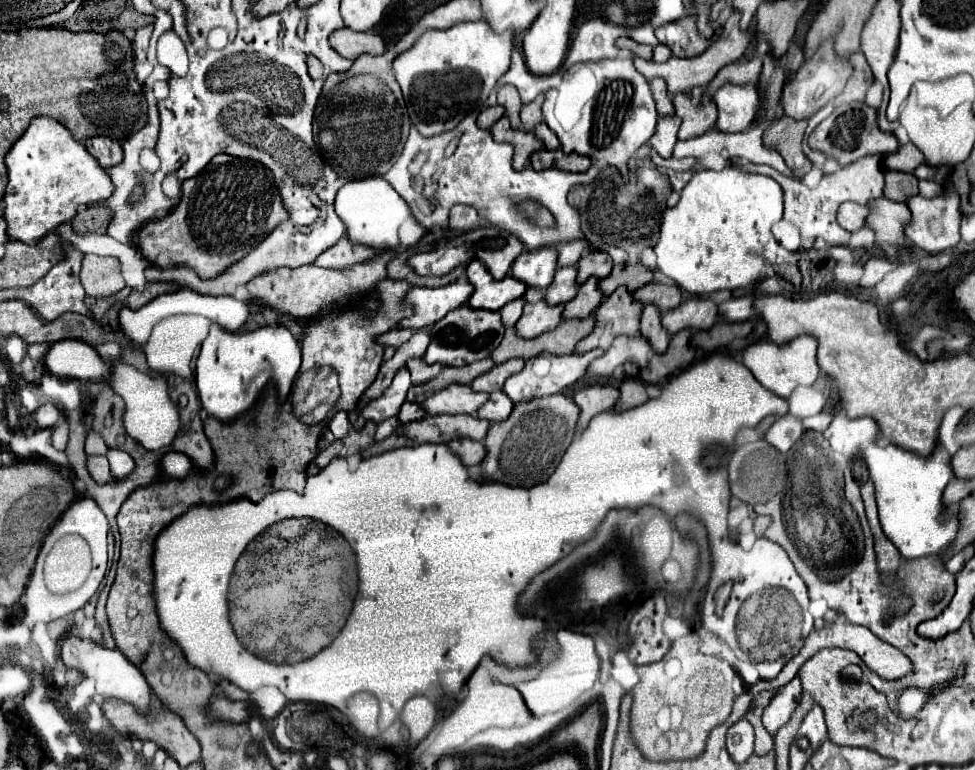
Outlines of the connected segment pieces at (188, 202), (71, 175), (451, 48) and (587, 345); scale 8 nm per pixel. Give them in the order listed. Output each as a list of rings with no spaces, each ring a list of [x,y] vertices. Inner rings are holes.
[[[217,155],[211,163],[193,179],[183,181],[183,197],[179,205],[161,221],[153,221],[139,231],[139,247],[141,253],[153,263],[155,267],[167,269],[175,265],[187,265],[199,273],[199,277],[213,279],[225,273],[233,263],[241,261],[245,255],[251,253],[271,233],[279,223],[289,219],[289,211],[285,209],[279,189],[273,181],[273,173],[257,163],[247,159],[237,159],[231,155]]]
[[[33,119],[9,149],[5,163],[9,169],[9,183],[3,197],[7,235],[27,245],[39,243],[47,233],[71,221],[81,205],[105,201],[115,191],[115,185],[97,159],[55,119]]]
[[[463,21],[445,31],[423,33],[419,41],[393,61],[411,123],[431,137],[453,129],[471,111],[485,107],[497,79],[509,69],[515,31],[495,33],[487,21]]]
[[[627,287],[615,289],[609,297],[603,299],[599,309],[595,311],[595,319],[599,321],[599,325],[595,327],[591,337],[585,337],[579,343],[577,353],[587,353],[587,351],[599,347],[599,339],[607,331],[613,337],[617,337],[617,335],[627,335],[627,337],[637,335],[641,311],[643,311],[643,303],[635,301]]]

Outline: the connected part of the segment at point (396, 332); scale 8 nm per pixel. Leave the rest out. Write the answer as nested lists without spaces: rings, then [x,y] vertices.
[[[397,327],[397,329],[391,329],[391,331],[387,331],[387,333],[383,333],[383,335],[379,335],[379,343],[381,345],[391,345],[391,347],[399,347],[399,345],[403,345],[407,339],[411,337],[411,329],[403,329],[403,327]]]

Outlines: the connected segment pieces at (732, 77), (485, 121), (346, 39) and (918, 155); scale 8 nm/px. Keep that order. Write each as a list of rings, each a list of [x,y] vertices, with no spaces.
[[[753,57],[753,59],[739,59],[735,63],[725,65],[709,83],[707,93],[703,95],[703,103],[707,103],[715,93],[715,89],[721,87],[723,83],[757,83],[761,73],[761,63],[763,63],[761,57]]]
[[[501,105],[487,107],[487,109],[483,109],[483,111],[479,113],[479,117],[477,117],[477,125],[479,125],[481,129],[491,129],[491,125],[493,125],[499,117],[503,117],[503,113],[505,113],[505,109],[503,109]]]
[[[343,27],[331,33],[329,43],[337,53],[341,53],[341,57],[347,57],[347,59],[357,59],[363,53],[381,55],[385,51],[385,41],[375,31],[357,33],[357,31]]]
[[[907,143],[907,145],[899,147],[895,153],[887,155],[883,159],[883,163],[885,163],[887,169],[903,171],[903,173],[913,173],[923,163],[923,153],[913,143]]]

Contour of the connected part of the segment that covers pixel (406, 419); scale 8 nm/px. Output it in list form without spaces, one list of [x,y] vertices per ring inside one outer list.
[[[405,403],[405,405],[401,407],[401,411],[399,411],[401,423],[411,423],[411,421],[423,419],[425,415],[427,415],[425,409],[423,409],[421,405],[417,405],[417,403]]]

